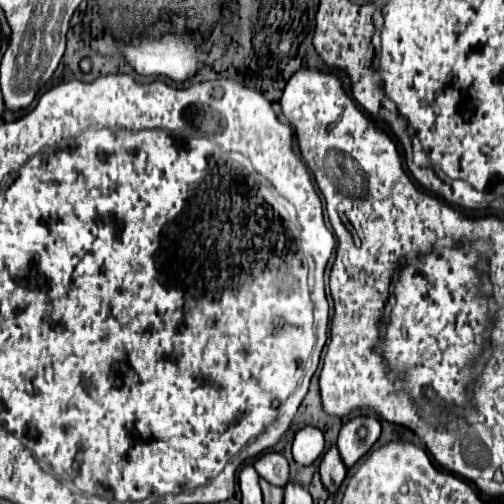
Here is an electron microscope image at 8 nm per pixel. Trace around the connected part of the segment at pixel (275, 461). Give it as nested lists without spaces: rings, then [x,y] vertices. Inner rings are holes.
[[[265,453],[255,461],[255,471],[271,485],[285,487],[289,483],[289,463],[279,453]]]

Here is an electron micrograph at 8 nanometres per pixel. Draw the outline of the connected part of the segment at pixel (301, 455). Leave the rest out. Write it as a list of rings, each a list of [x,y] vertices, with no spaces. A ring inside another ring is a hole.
[[[303,427],[293,441],[293,459],[297,465],[311,465],[325,449],[325,437],[315,427]]]

